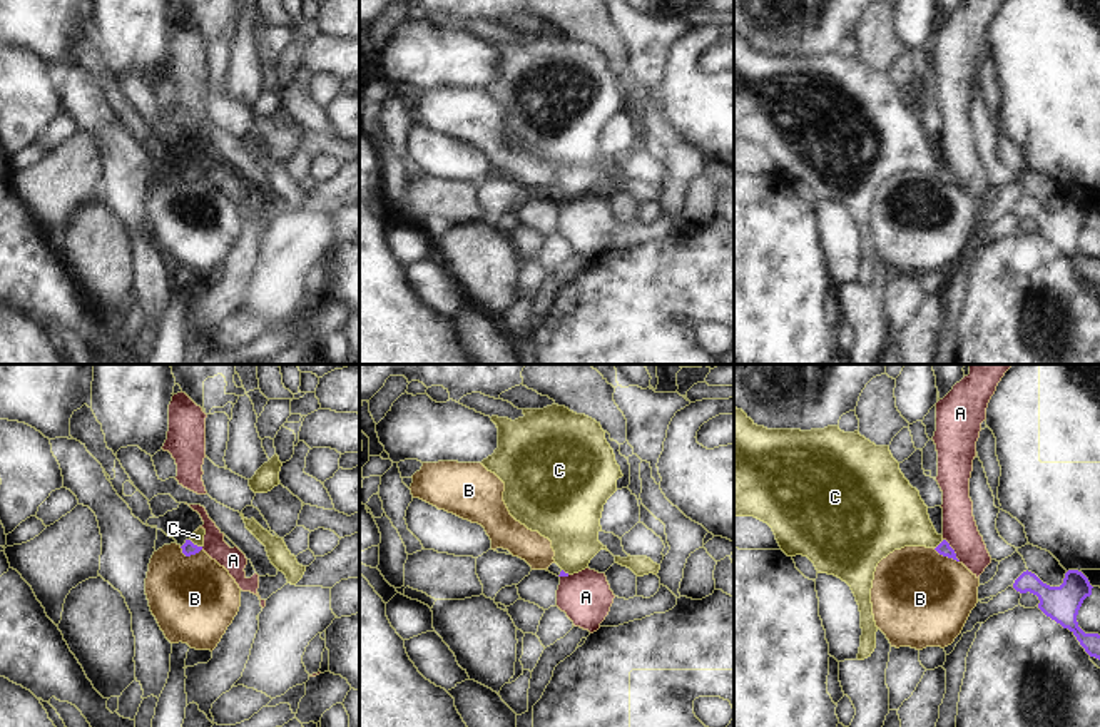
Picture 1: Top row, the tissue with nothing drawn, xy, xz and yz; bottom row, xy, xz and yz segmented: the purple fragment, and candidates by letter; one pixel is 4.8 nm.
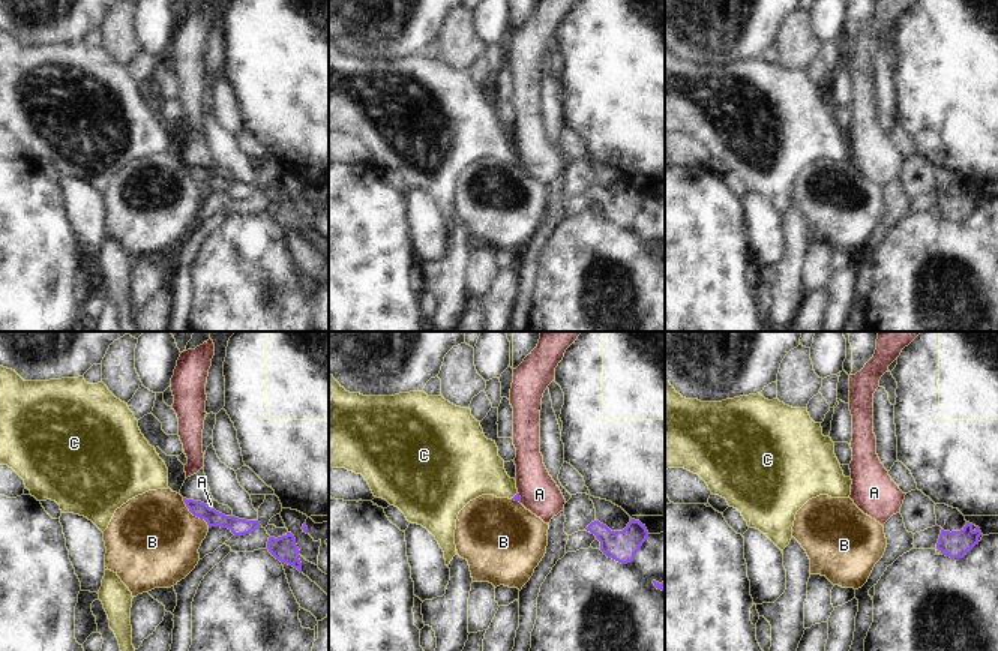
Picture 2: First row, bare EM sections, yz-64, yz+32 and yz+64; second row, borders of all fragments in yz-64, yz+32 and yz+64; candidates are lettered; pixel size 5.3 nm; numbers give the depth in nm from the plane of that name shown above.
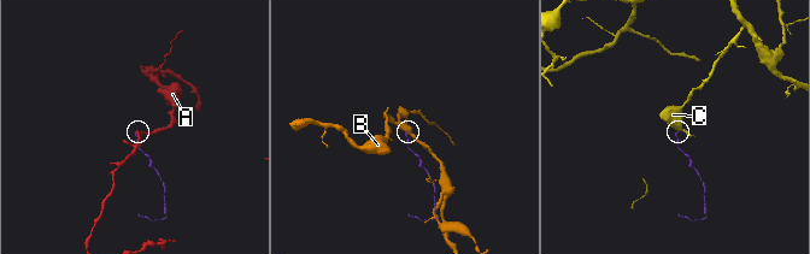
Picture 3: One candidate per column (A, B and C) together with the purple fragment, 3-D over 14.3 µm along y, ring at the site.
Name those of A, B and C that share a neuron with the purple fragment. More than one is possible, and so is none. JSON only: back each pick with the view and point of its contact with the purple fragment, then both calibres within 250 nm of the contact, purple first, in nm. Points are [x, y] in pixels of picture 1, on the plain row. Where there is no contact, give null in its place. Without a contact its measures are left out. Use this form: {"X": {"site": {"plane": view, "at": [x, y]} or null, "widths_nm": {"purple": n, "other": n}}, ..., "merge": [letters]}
{"C": {"site": {"plane": "xy", "at": [196, 171]}, "widths_nm": {"purple": 70, "other": 60}}, "merge": ["C"]}

